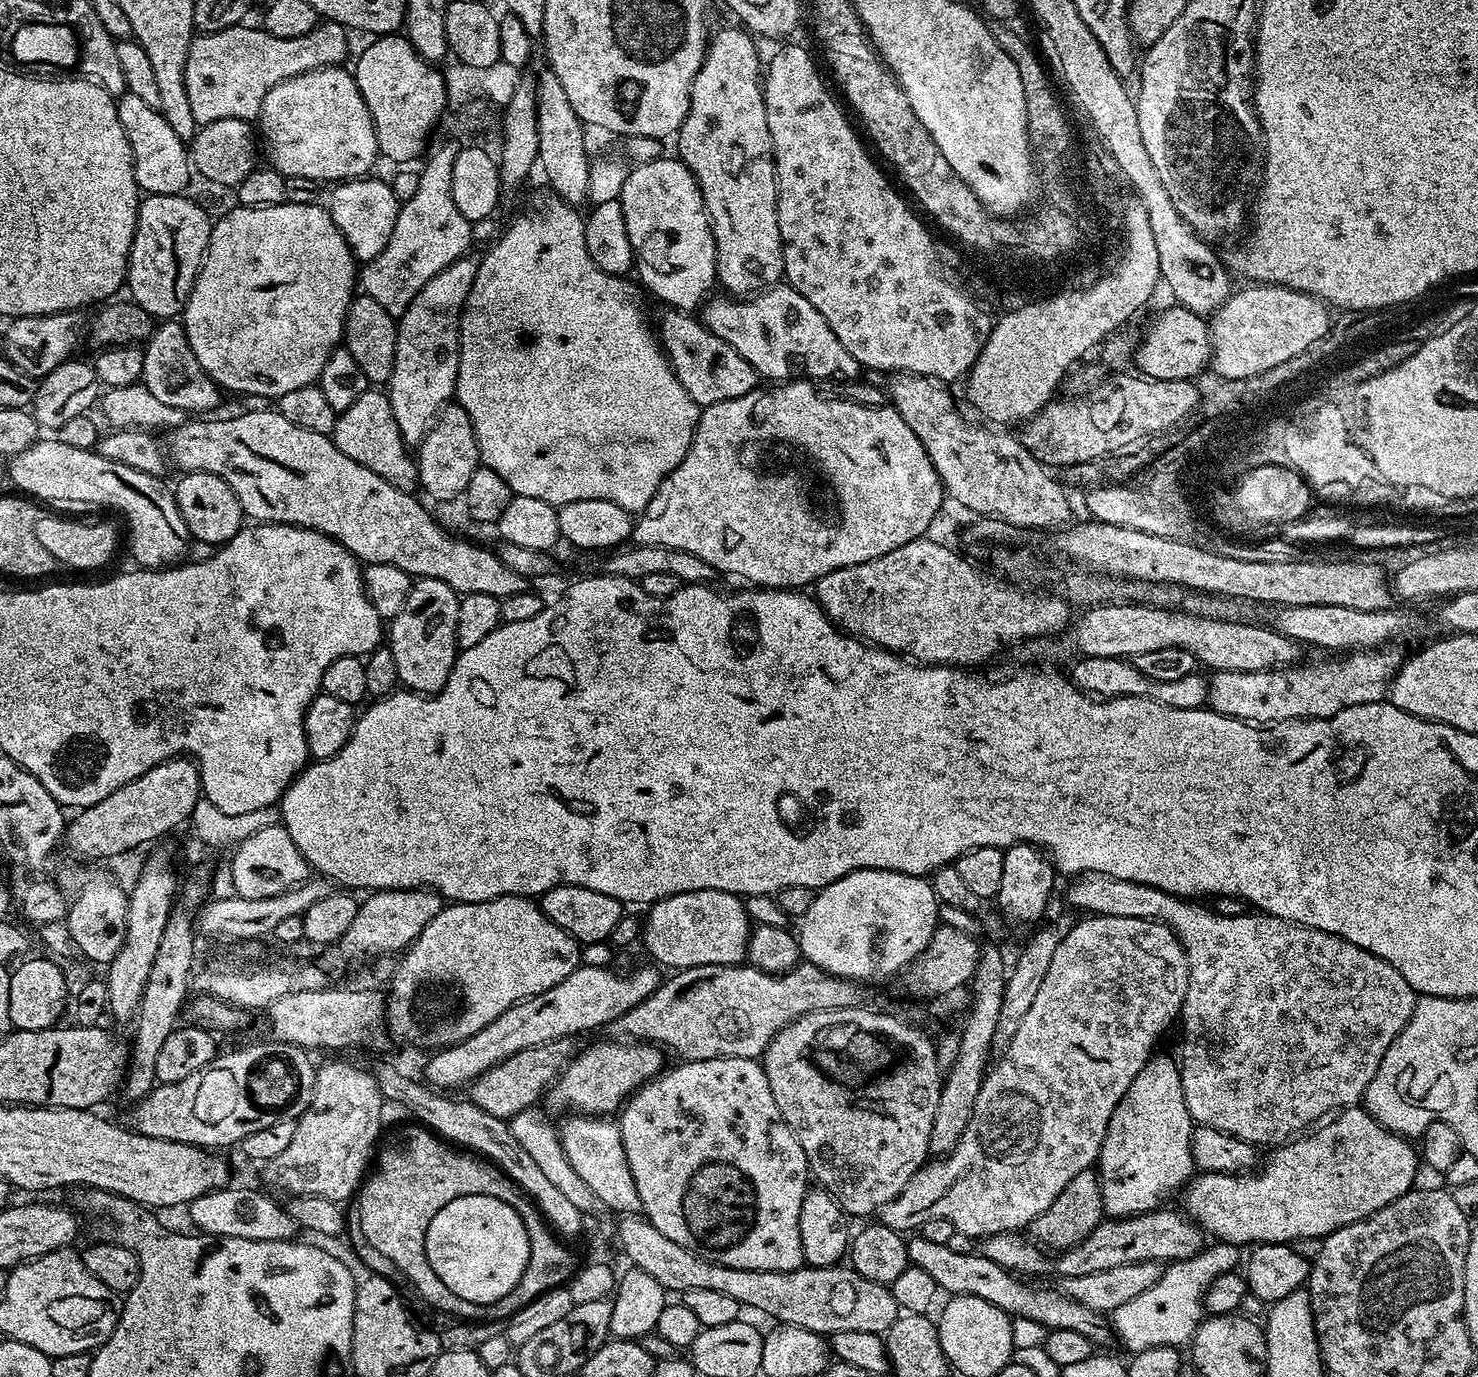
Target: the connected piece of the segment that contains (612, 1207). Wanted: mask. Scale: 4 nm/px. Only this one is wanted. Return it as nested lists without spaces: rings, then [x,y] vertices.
[[[583,1114],[566,1119],[568,1120],[562,1126],[559,1125],[558,1135],[563,1152],[574,1172],[602,1199],[612,1214],[639,1213],[640,1199],[633,1175],[630,1174],[630,1166],[626,1162],[619,1123],[612,1121],[611,1124],[611,1119],[593,1118]]]

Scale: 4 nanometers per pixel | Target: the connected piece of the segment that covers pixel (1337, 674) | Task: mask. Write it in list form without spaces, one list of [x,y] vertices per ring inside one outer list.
[[[1395,643],[1381,644],[1379,648],[1353,650],[1347,654],[1337,655],[1325,664],[1297,663],[1287,668],[1271,668],[1269,672],[1212,672],[1208,680],[1207,707],[1223,716],[1232,716],[1257,726],[1281,724],[1284,720],[1317,720],[1330,718],[1338,710],[1350,706],[1362,706],[1370,702],[1381,702],[1389,695],[1392,679],[1404,663],[1405,653],[1396,649]]]

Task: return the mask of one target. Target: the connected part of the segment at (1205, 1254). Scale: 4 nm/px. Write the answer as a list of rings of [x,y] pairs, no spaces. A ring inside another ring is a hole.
[[[1212,1242],[1194,1258],[1173,1260],[1165,1267],[1162,1278],[1150,1286],[1150,1290],[1138,1294],[1138,1298],[1130,1298],[1130,1302],[1110,1313],[1115,1339],[1121,1340],[1132,1354],[1150,1350],[1150,1346],[1180,1348],[1187,1345],[1200,1321],[1205,1319],[1204,1296],[1208,1287],[1219,1276],[1237,1267],[1236,1252],[1237,1245]]]

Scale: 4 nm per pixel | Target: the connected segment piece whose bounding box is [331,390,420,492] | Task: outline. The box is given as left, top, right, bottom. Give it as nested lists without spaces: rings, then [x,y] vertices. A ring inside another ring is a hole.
[[[369,390],[354,402],[354,406],[350,406],[350,410],[339,413],[331,437],[346,458],[354,458],[354,462],[366,466],[366,470],[374,470],[374,474],[386,478],[390,486],[412,492],[419,485],[420,475],[413,453],[408,453],[411,452],[410,445],[402,438],[394,410],[390,410],[390,402],[383,391]]]

